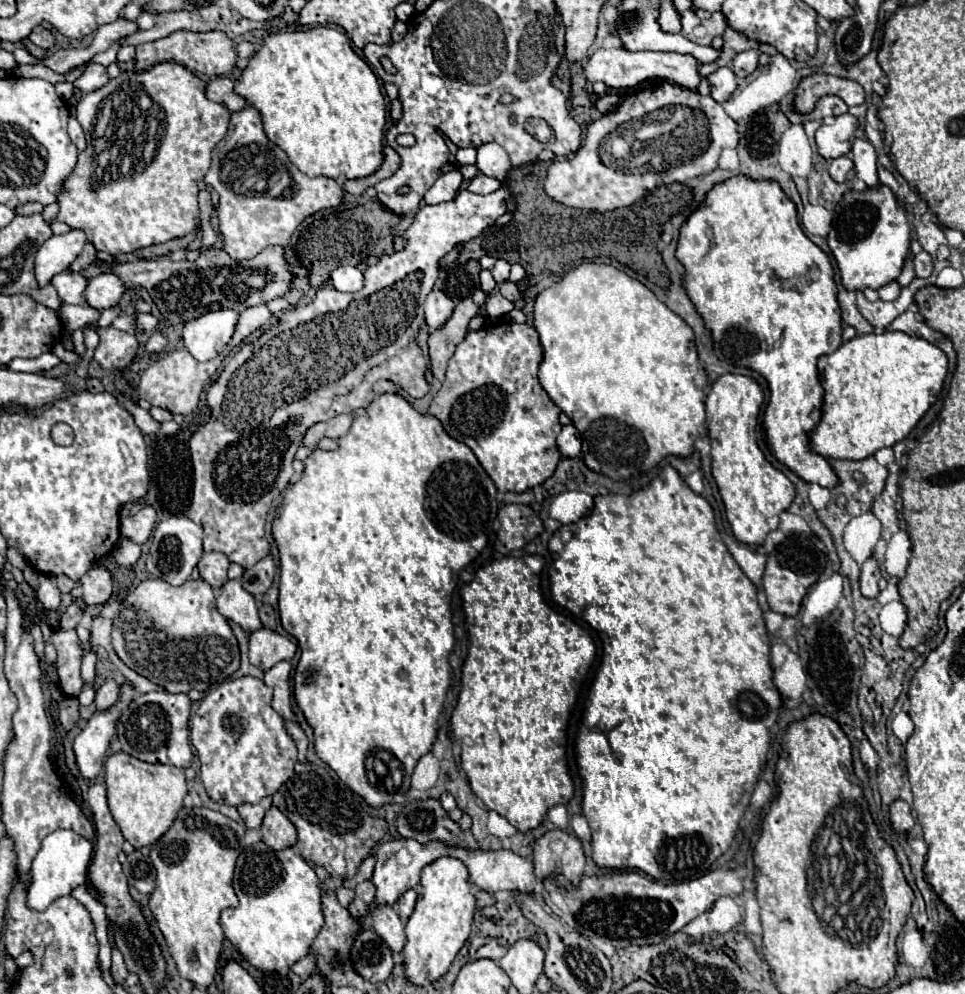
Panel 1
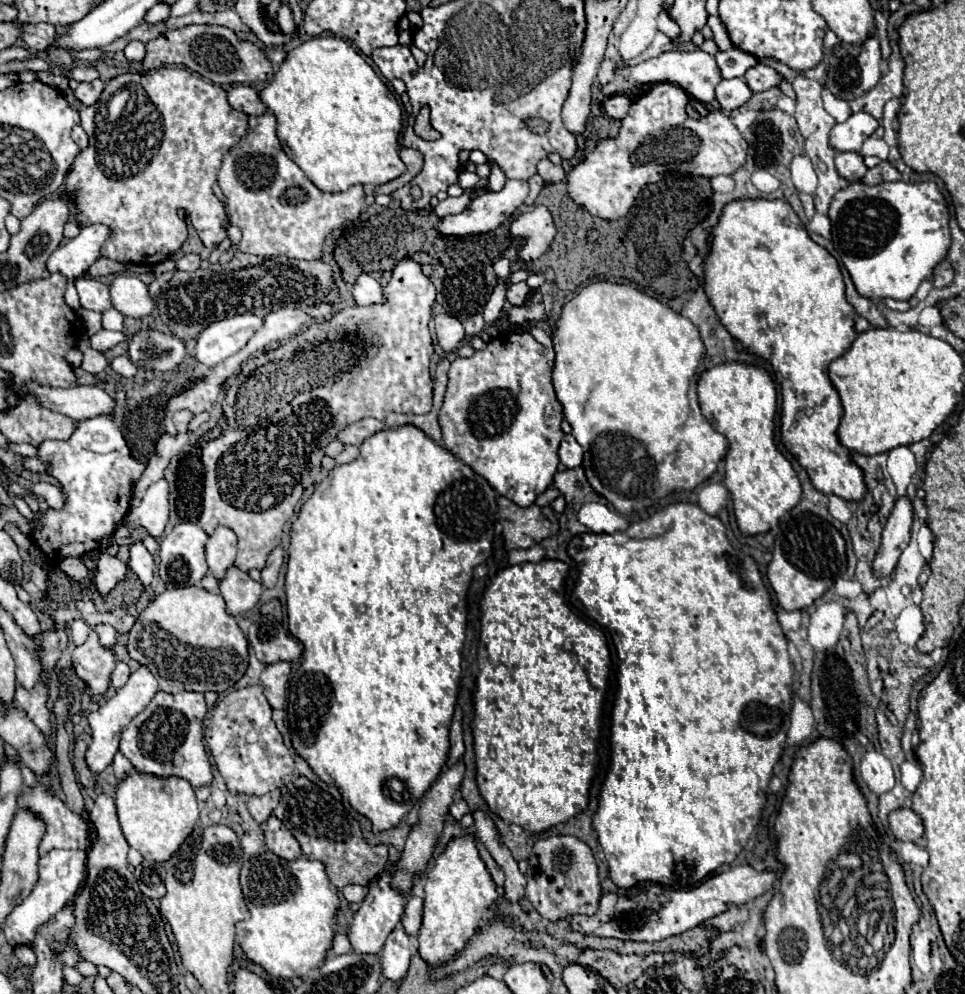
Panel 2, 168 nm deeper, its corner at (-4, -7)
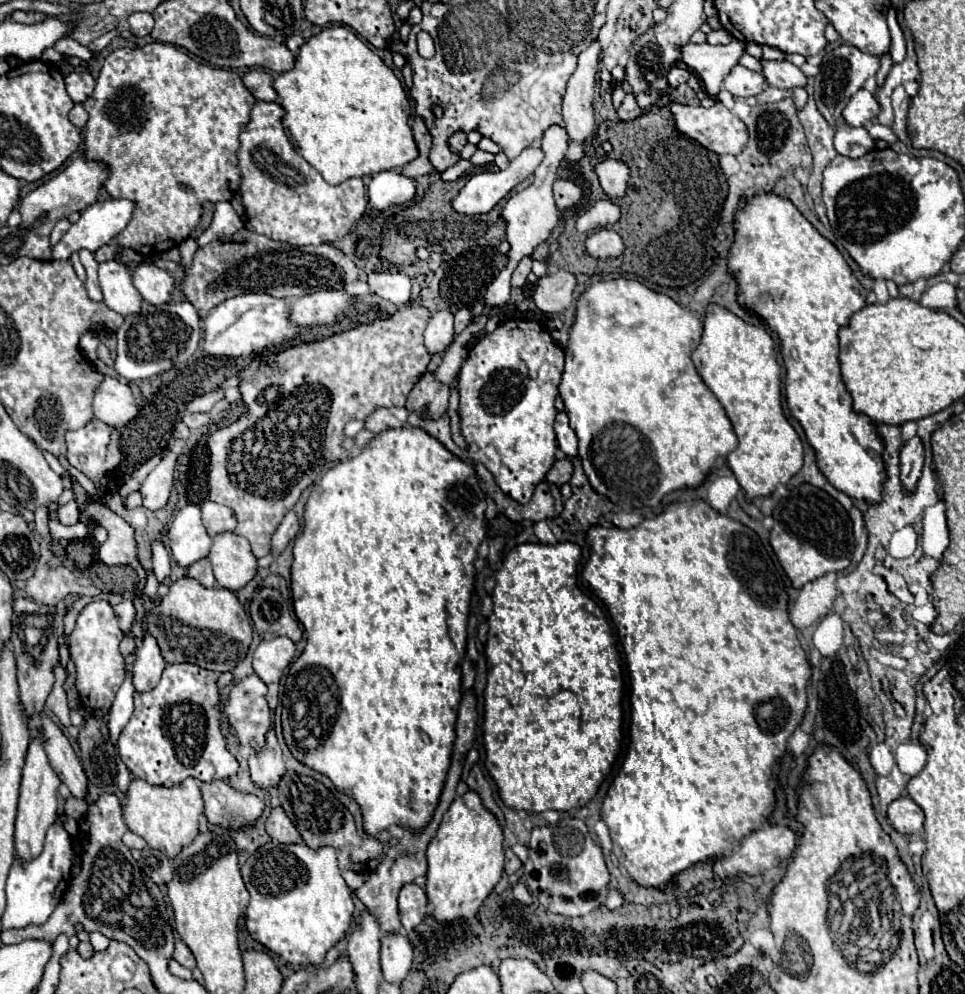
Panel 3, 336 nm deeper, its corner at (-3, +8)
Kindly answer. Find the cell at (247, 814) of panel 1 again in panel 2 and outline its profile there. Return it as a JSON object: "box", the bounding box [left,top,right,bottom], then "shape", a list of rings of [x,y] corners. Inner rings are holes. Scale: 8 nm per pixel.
{"box":[246,790,280,824],"shape":[[[280,790],[270,792],[268,796],[262,796],[262,798],[250,796],[246,806],[248,806],[248,812],[252,814],[252,818],[256,820],[256,824],[264,824],[268,820],[268,816],[274,812],[274,808],[278,806],[278,800],[280,800]]]}

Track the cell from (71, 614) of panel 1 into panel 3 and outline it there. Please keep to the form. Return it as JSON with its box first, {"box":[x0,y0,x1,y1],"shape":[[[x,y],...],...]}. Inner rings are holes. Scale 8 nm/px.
{"box":[11,599,63,717],"shape":[[[15,599],[11,645],[13,645],[15,659],[17,659],[21,703],[23,703],[23,711],[27,717],[43,711],[45,699],[53,689],[53,681],[55,681],[53,667],[59,661],[59,651],[57,651],[59,635],[63,635],[63,617],[57,613],[55,607],[37,605],[31,599]]]}

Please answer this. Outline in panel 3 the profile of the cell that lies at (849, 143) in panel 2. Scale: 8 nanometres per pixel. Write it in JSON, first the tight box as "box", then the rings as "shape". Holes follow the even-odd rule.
{"box":[843,89,881,127],"shape":[[[859,89],[851,97],[851,101],[847,103],[847,107],[843,109],[843,117],[845,117],[845,121],[849,125],[859,127],[859,125],[865,125],[867,121],[875,119],[879,115],[879,111],[881,111],[881,107],[879,107],[875,95],[869,93],[867,89]]]}

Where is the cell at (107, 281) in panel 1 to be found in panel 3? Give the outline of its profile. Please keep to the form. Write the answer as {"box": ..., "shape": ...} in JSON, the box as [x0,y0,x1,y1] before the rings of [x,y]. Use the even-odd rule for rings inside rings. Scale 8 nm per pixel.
{"box":[131,263,175,305],"shape":[[[141,263],[131,273],[133,285],[139,289],[141,297],[151,305],[163,305],[169,303],[171,293],[175,289],[175,277],[153,265],[153,263]]]}

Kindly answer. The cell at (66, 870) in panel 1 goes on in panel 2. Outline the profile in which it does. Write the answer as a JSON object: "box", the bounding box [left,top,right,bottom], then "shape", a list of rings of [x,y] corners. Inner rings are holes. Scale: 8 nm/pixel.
{"box":[4,850,86,946],"shape":[[[50,850],[46,856],[38,862],[38,882],[32,890],[32,894],[18,904],[12,914],[6,918],[4,924],[4,936],[12,946],[20,944],[32,944],[34,932],[40,924],[48,922],[62,906],[70,904],[76,892],[82,888],[86,878],[86,852],[84,850]]]}

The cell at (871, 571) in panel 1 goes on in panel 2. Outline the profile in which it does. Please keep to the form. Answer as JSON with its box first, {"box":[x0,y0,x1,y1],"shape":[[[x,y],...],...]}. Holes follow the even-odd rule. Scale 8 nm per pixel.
{"box":[872,496,912,578],"shape":[[[906,496],[898,498],[892,514],[884,526],[882,542],[872,562],[872,570],[876,578],[890,576],[902,550],[908,546],[910,540],[910,526],[912,526],[912,504]]]}

